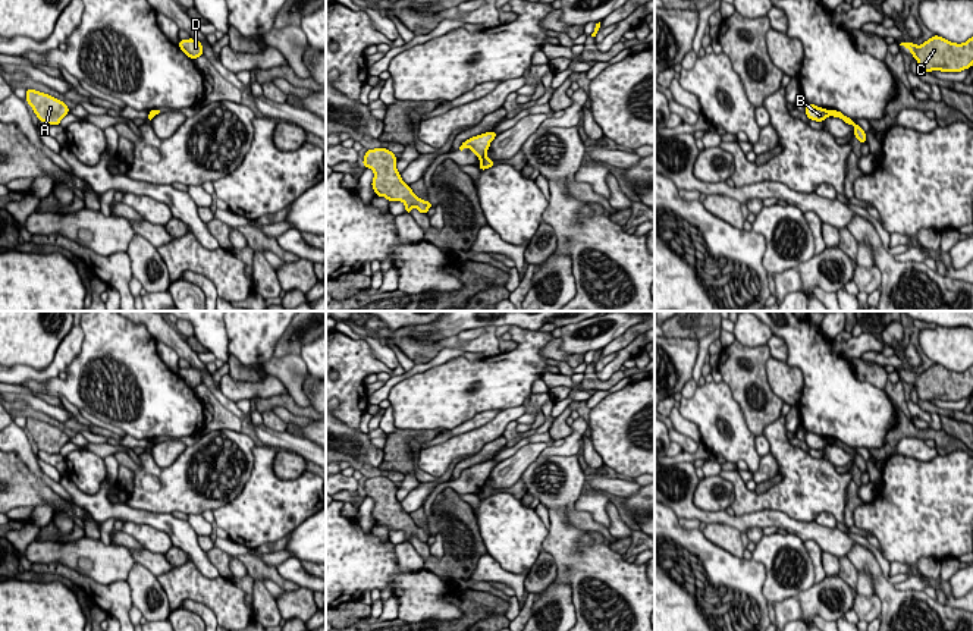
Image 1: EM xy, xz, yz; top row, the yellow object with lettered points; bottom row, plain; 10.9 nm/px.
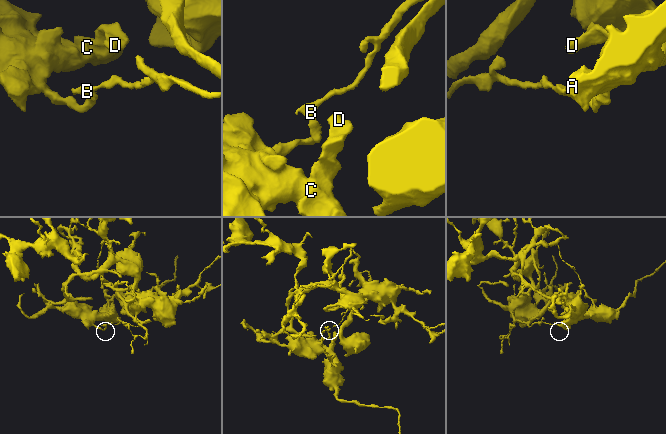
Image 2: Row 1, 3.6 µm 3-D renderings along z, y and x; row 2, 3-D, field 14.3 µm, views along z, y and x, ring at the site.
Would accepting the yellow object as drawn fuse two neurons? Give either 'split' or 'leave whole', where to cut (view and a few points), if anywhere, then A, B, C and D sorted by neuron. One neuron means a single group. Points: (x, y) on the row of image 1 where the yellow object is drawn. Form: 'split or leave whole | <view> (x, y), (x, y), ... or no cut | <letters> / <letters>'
split | xz (485, 154), (480, 160) | A C D / B

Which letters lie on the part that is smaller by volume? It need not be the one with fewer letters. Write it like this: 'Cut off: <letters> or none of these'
Cut off: B

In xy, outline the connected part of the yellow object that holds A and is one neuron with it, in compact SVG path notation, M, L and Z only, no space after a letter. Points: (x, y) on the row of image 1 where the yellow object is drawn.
M31 88L26 90L25 100L32 107L38 120L47 125L60 125L60 120L70 112L63 101Z

